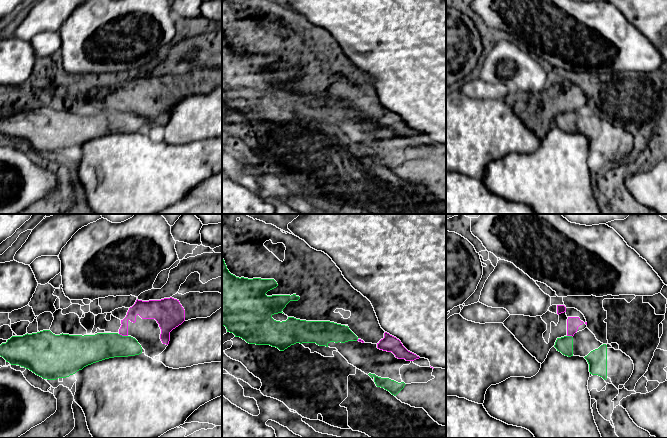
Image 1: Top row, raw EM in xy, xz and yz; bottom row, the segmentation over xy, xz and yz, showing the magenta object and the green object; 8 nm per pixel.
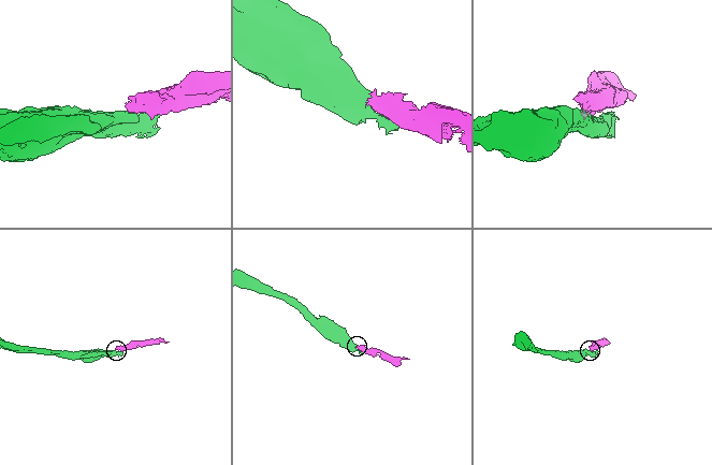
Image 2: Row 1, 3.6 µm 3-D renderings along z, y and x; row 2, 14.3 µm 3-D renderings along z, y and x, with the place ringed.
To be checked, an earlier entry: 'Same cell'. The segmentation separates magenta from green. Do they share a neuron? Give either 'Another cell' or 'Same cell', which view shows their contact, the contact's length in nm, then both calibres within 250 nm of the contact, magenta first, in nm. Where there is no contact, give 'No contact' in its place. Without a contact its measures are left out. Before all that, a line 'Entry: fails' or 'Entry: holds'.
Entry: fails
Another cell. Touches magenta in xy. Shared border 80 nm. Thickness 100 nm (magenta) against 220 nm

